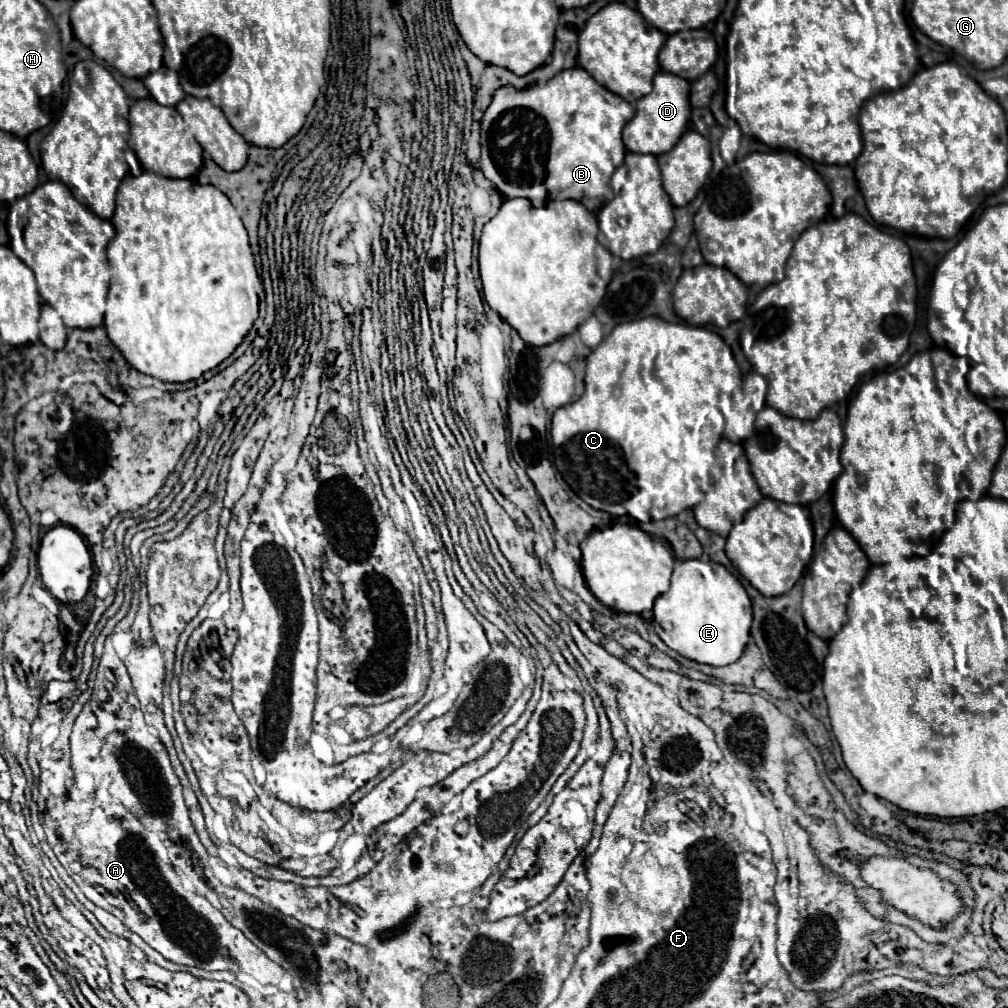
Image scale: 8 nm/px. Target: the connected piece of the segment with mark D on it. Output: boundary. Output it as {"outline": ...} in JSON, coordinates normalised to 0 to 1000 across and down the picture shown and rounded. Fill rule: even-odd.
{"outline":[[[653,71],[649,75],[649,87],[643,95],[637,95],[631,101],[631,115],[619,125],[617,137],[623,147],[623,151],[631,153],[659,153],[665,149],[673,137],[679,133],[683,119],[685,119],[685,81],[679,77],[673,77],[665,71]]]}

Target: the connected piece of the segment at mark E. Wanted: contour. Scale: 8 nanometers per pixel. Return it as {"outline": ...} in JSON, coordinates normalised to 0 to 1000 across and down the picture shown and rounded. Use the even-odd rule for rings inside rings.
{"outline":[[[671,556],[665,583],[661,589],[655,589],[651,593],[647,606],[648,616],[653,620],[649,621],[650,626],[659,635],[659,639],[677,649],[679,653],[694,659],[722,661],[736,651],[736,645],[744,635],[746,599],[742,589],[730,571],[726,571],[716,560],[704,556]]]}

